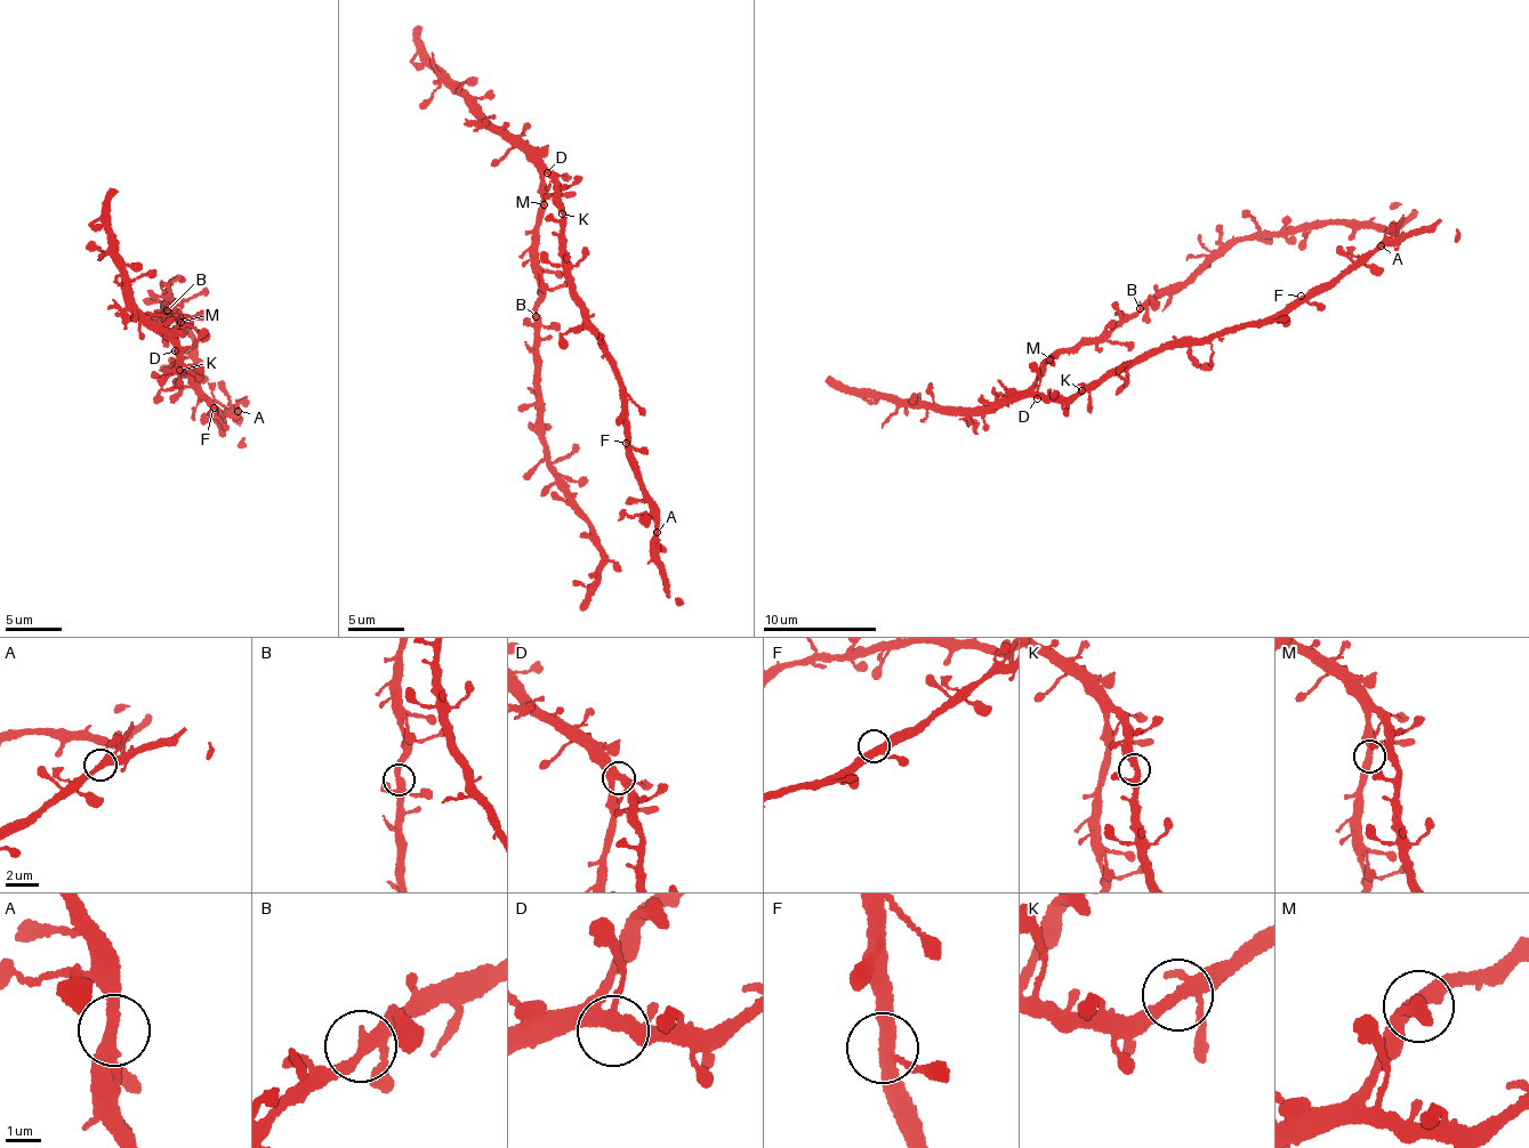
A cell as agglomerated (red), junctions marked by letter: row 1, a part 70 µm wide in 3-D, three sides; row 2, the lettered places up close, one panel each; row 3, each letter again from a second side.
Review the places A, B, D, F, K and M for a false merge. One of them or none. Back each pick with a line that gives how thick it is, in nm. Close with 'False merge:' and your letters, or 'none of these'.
False merge: none of these

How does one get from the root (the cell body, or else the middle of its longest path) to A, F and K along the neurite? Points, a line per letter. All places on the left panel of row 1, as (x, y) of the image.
A: (180, 349), (174, 369), (186, 372), (195, 394), (211, 405), (207, 418), (238, 411)
F: (180, 349), (174, 369), (186, 372), (195, 394), (211, 405), (210, 414), (214, 407)
K: (180, 349), (174, 369), (179, 370)

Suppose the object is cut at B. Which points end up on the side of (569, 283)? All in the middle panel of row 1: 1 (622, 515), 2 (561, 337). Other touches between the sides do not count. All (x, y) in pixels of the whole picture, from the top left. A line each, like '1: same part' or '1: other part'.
1: same part
2: same part

